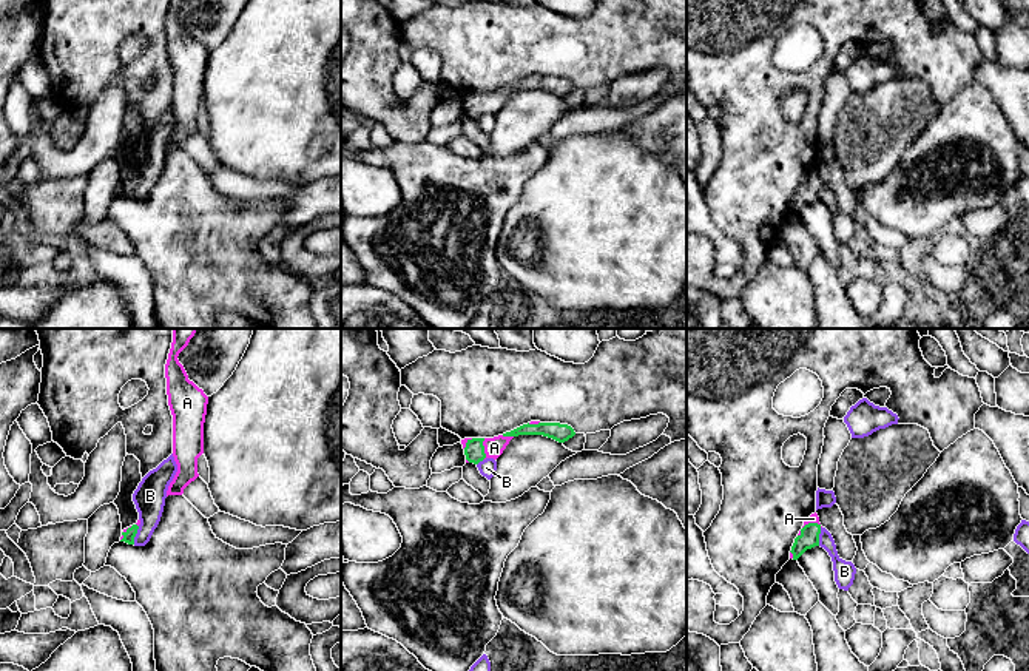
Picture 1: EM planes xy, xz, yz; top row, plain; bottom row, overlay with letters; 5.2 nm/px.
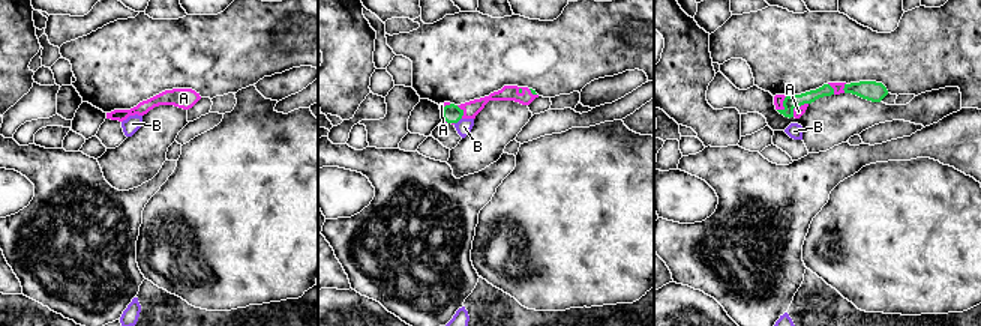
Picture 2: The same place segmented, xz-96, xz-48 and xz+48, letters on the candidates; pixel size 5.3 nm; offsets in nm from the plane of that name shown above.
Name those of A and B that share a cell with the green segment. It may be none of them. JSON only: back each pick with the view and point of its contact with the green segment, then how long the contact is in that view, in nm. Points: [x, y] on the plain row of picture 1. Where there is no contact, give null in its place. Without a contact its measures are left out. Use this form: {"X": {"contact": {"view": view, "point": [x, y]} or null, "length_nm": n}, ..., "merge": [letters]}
{"A": {"contact": {"view": "xz", "point": [483, 104]}, "length_nm": 110}, "merge": ["A"]}

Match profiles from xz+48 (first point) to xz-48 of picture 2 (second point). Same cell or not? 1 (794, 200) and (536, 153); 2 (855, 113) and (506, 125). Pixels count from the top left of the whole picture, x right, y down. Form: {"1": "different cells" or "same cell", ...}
{"1": "different cells", "2": "same cell"}

